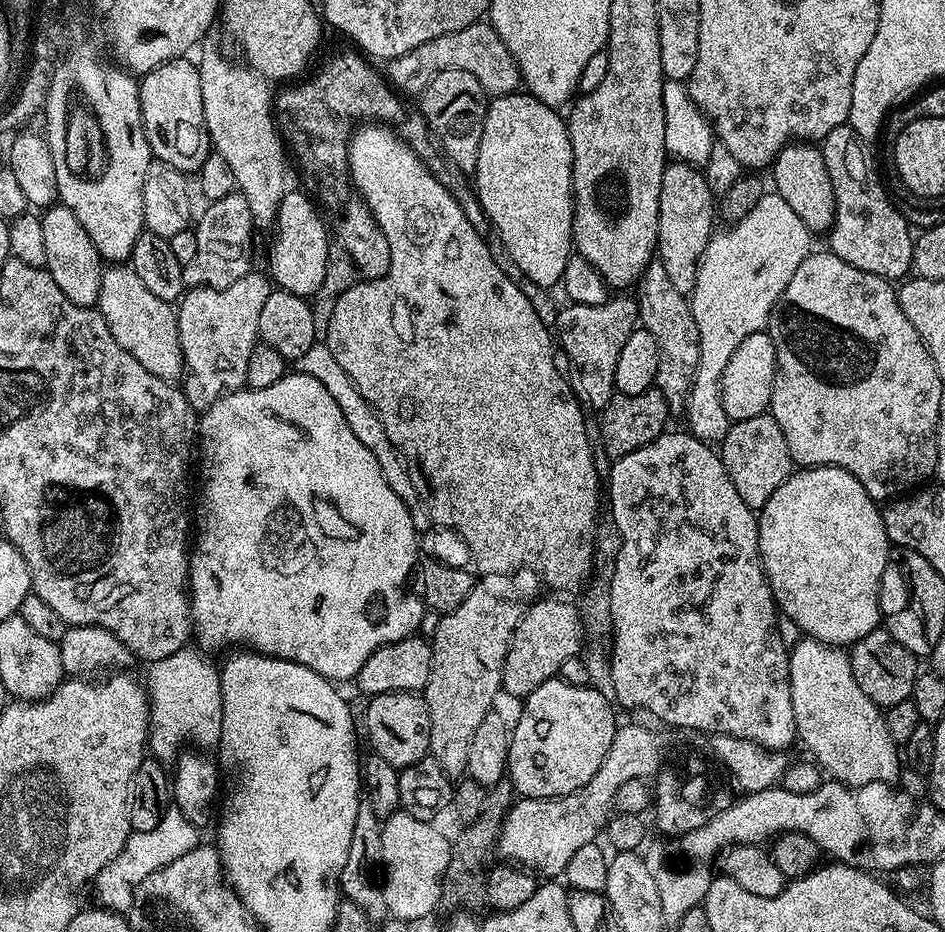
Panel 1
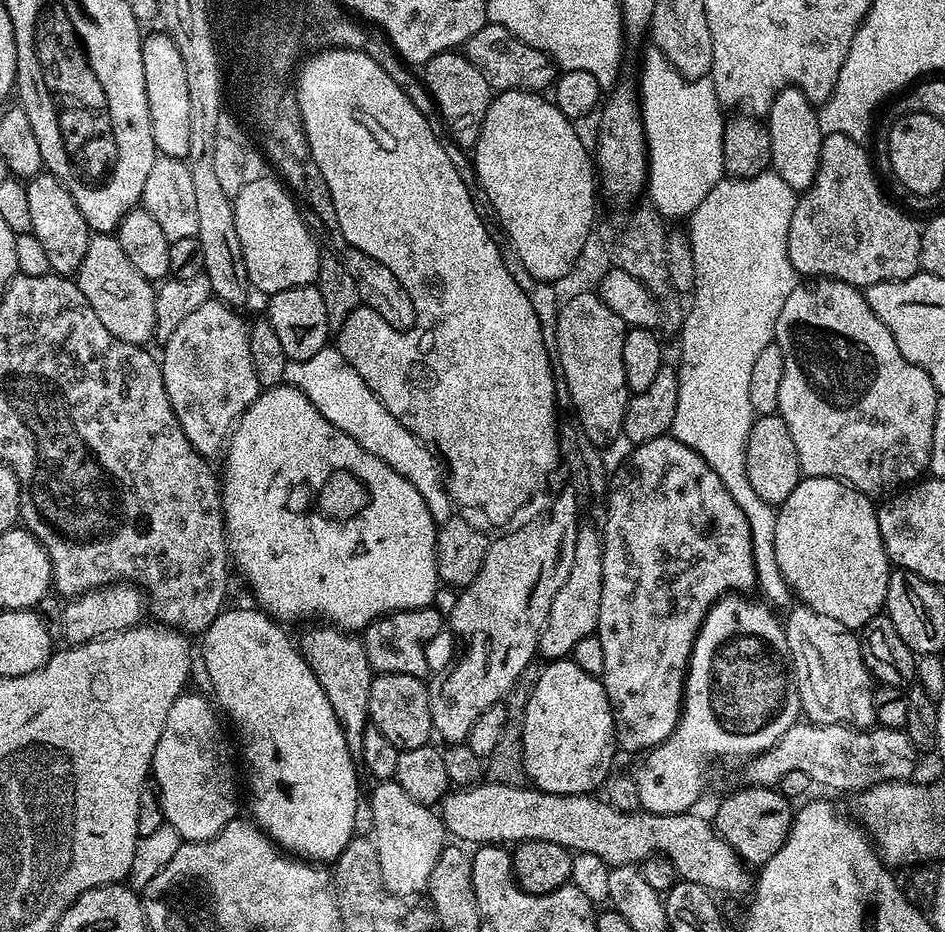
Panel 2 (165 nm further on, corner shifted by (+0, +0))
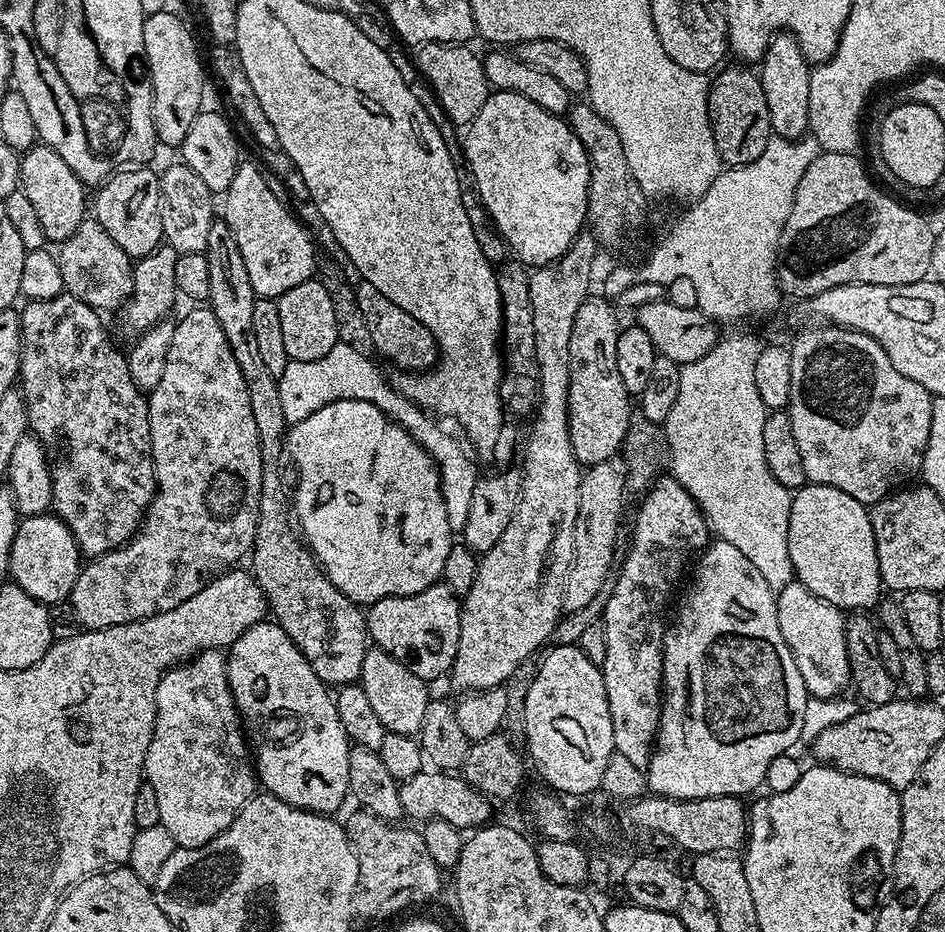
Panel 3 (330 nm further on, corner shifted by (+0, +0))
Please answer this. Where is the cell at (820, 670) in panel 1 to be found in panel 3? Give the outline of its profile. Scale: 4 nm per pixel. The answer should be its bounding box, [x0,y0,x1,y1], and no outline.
[776,582,852,700]

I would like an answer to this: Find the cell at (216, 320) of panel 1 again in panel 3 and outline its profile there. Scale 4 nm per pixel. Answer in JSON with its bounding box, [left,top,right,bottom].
[70,306,262,629]

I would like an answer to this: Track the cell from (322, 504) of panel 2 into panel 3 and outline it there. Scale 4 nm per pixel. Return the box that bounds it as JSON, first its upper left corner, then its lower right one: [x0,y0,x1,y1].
[286,400,454,606]

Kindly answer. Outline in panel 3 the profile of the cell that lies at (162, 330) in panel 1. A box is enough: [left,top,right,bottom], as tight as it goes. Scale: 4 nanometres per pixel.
[55,218,133,310]

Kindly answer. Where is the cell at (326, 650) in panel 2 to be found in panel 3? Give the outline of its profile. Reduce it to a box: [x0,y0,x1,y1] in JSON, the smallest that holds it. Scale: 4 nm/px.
[206,218,370,686]

